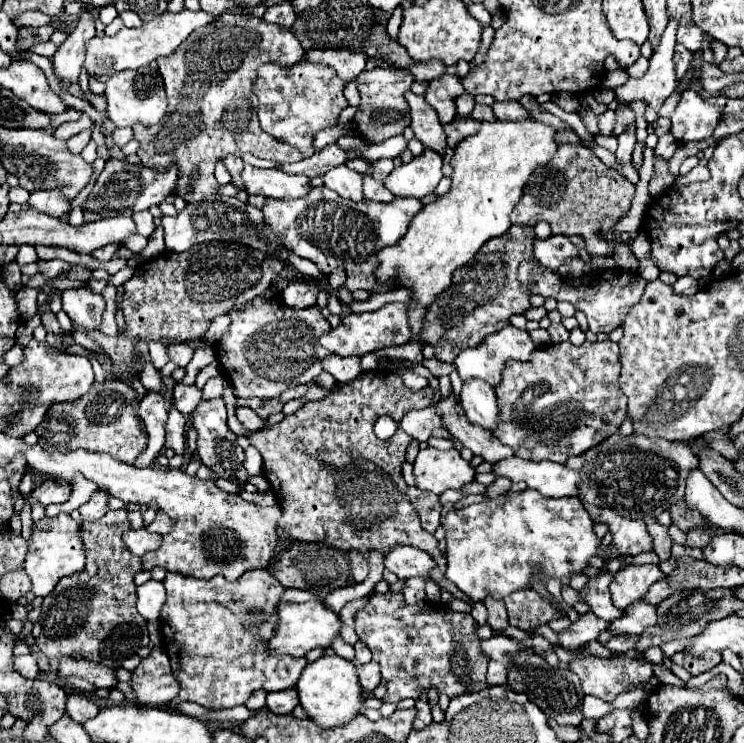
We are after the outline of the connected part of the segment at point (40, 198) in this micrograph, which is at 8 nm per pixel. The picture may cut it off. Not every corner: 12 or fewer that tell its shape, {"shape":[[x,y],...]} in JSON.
{"shape":[[33,191],[27,205],[51,217],[69,211],[69,201],[51,191]]}

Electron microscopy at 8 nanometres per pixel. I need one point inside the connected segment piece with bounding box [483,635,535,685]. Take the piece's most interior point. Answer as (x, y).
(501, 650)

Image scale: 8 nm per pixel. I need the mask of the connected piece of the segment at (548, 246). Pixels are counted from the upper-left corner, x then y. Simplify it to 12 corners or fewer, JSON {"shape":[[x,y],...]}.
{"shape":[[565,235],[535,239],[537,261],[557,271],[579,249]]}

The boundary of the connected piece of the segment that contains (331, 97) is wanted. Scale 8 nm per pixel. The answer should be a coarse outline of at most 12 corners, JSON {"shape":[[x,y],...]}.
{"shape":[[263,65],[261,129],[311,157],[347,107],[335,71]]}

